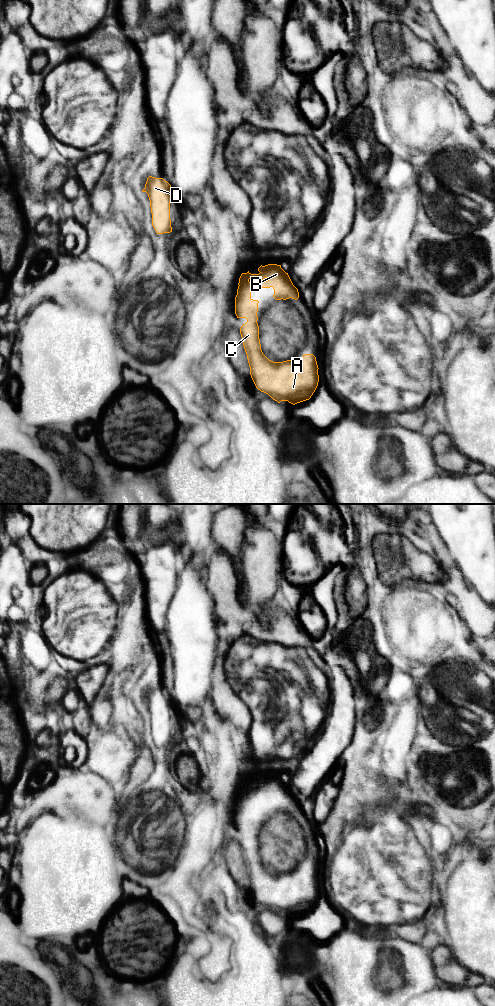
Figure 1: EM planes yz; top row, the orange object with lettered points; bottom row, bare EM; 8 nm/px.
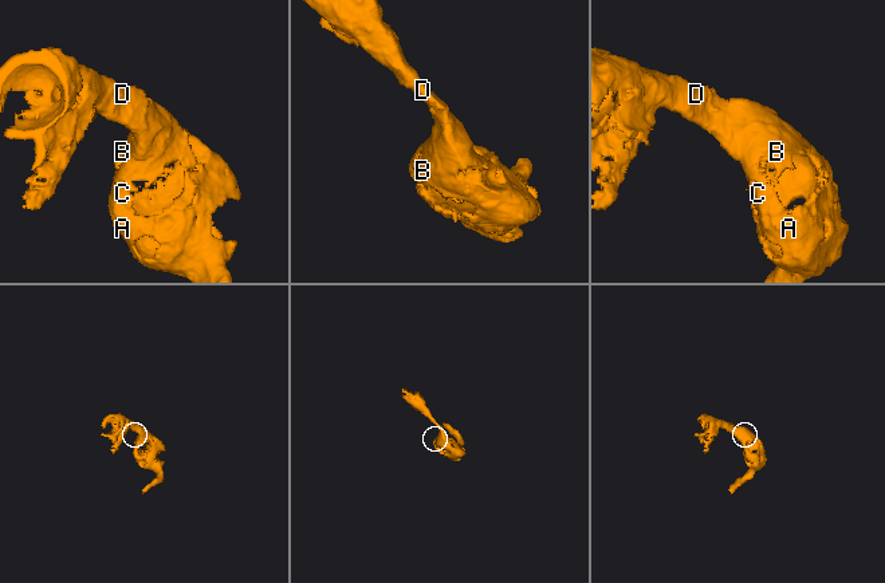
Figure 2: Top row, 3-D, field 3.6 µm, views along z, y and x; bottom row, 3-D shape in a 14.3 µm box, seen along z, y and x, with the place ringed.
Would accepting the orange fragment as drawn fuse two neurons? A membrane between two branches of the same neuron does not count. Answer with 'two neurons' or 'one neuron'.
one neuron

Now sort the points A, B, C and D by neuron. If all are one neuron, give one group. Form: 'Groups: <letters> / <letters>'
Groups: A B C D

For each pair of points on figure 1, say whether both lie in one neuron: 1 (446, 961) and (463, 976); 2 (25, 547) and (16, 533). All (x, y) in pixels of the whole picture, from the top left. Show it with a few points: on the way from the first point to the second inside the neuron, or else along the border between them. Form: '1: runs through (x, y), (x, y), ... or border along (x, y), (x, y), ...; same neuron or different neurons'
1: runs through (450, 965), (459, 974); same neuron
2: runs through (25, 544), (19, 536); same neuron

